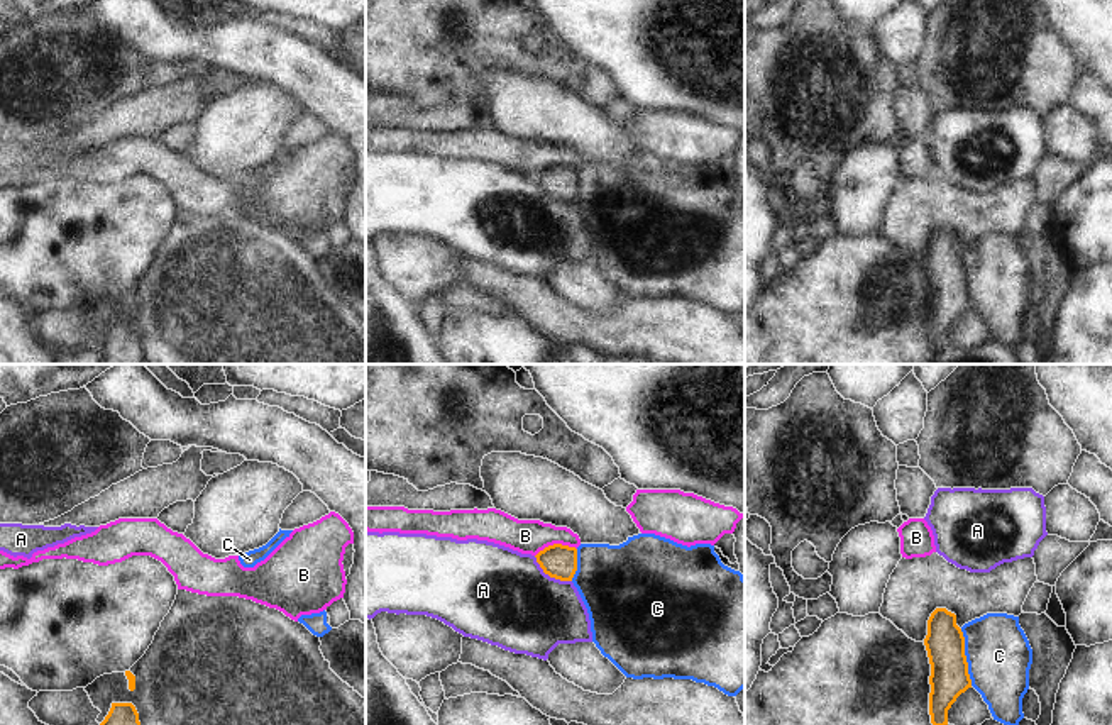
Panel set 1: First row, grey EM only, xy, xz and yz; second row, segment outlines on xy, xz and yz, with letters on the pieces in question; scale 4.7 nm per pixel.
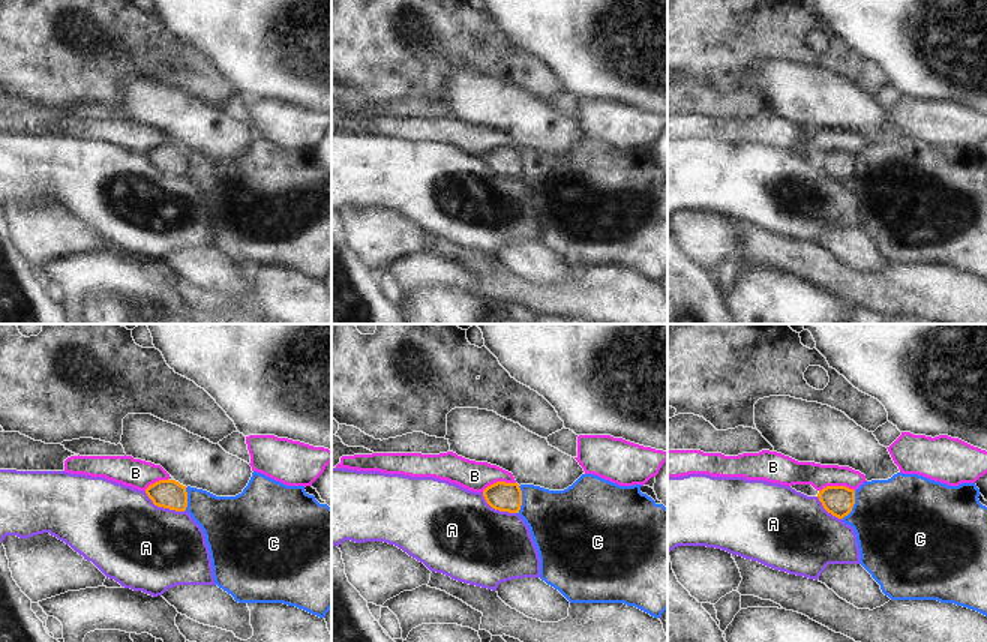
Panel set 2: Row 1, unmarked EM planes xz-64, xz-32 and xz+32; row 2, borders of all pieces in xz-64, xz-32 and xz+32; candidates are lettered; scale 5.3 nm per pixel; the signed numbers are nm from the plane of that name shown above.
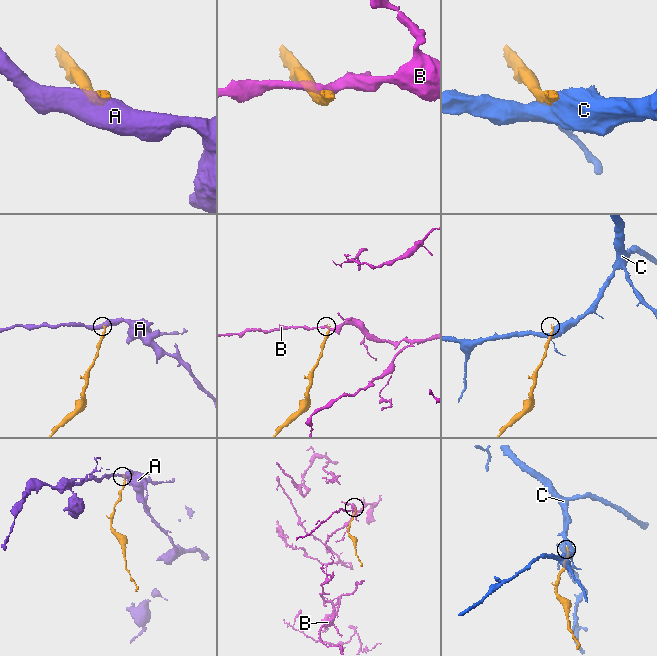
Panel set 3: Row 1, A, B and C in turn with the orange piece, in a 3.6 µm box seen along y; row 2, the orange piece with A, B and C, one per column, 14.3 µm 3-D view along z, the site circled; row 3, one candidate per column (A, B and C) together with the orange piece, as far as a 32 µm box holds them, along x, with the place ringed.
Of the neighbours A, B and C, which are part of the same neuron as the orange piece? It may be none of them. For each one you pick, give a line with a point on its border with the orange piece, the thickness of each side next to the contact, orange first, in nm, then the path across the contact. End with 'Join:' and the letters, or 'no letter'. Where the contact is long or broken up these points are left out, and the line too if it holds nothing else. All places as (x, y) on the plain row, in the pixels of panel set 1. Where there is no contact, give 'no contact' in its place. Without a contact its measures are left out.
Join: no letter

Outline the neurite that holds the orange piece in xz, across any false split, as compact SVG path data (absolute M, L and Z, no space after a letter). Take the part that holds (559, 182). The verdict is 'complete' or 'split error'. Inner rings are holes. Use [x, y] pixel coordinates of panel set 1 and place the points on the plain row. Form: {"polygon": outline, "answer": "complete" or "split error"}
{"polygon": "M553 164L540 171L535 178L545 195L560 202L572 202L577 191L575 168Z", "answer": "complete"}

